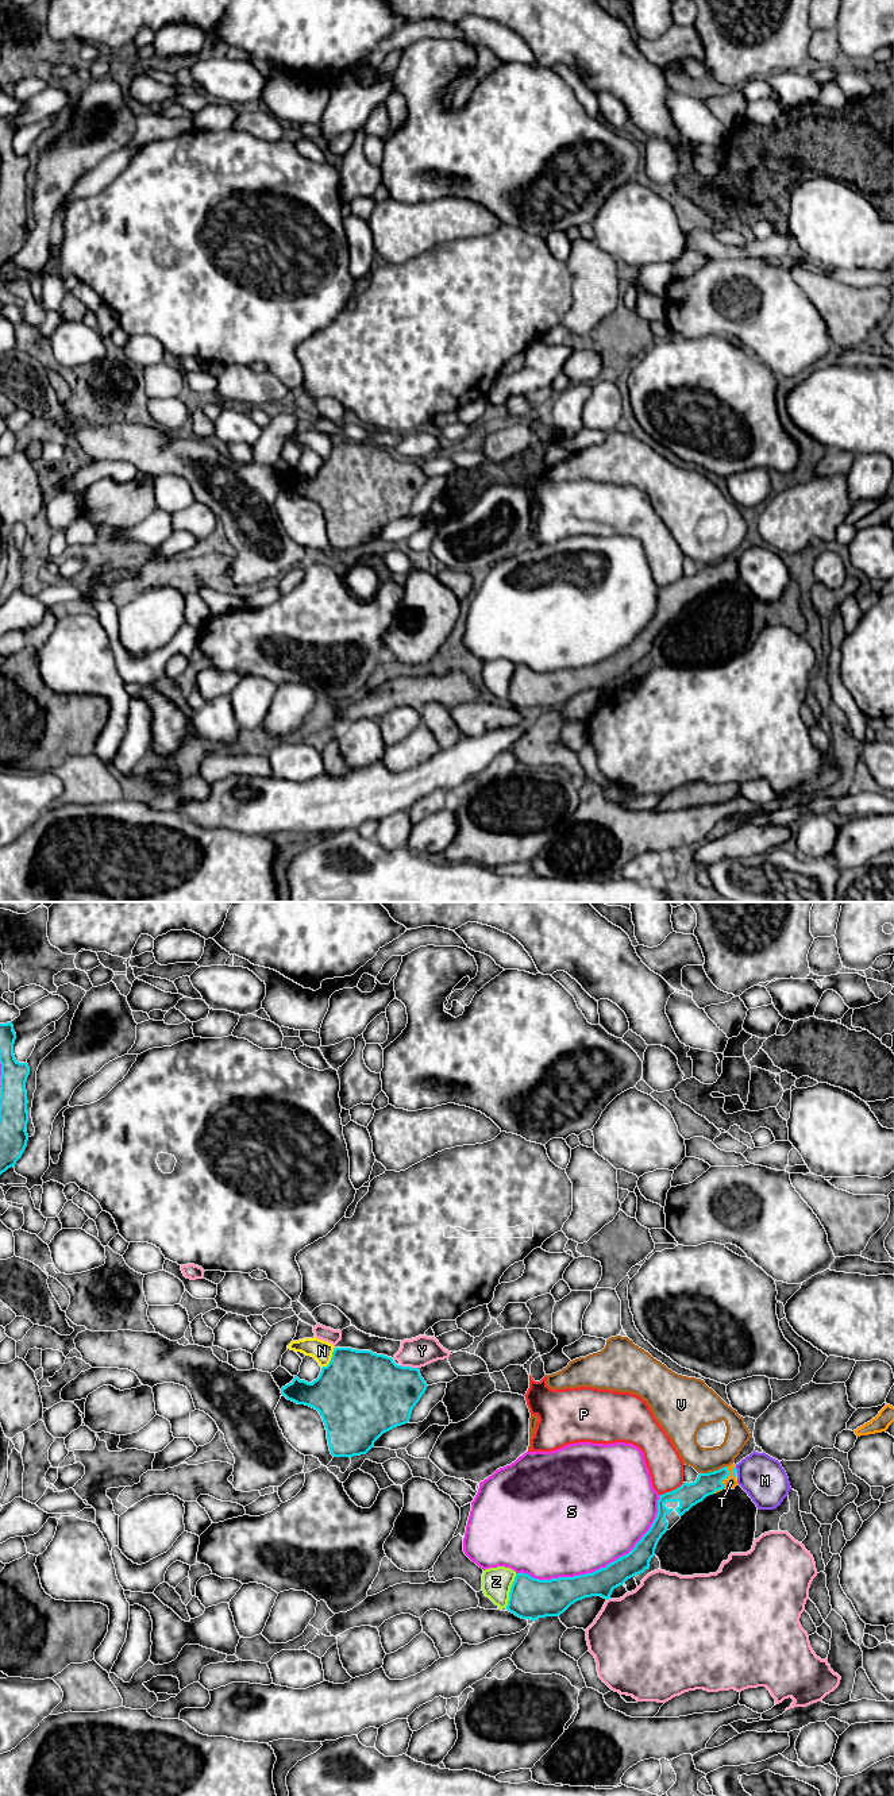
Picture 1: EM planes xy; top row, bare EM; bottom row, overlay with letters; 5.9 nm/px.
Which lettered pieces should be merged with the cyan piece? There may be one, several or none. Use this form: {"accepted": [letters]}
{"accepted": ["T"]}

